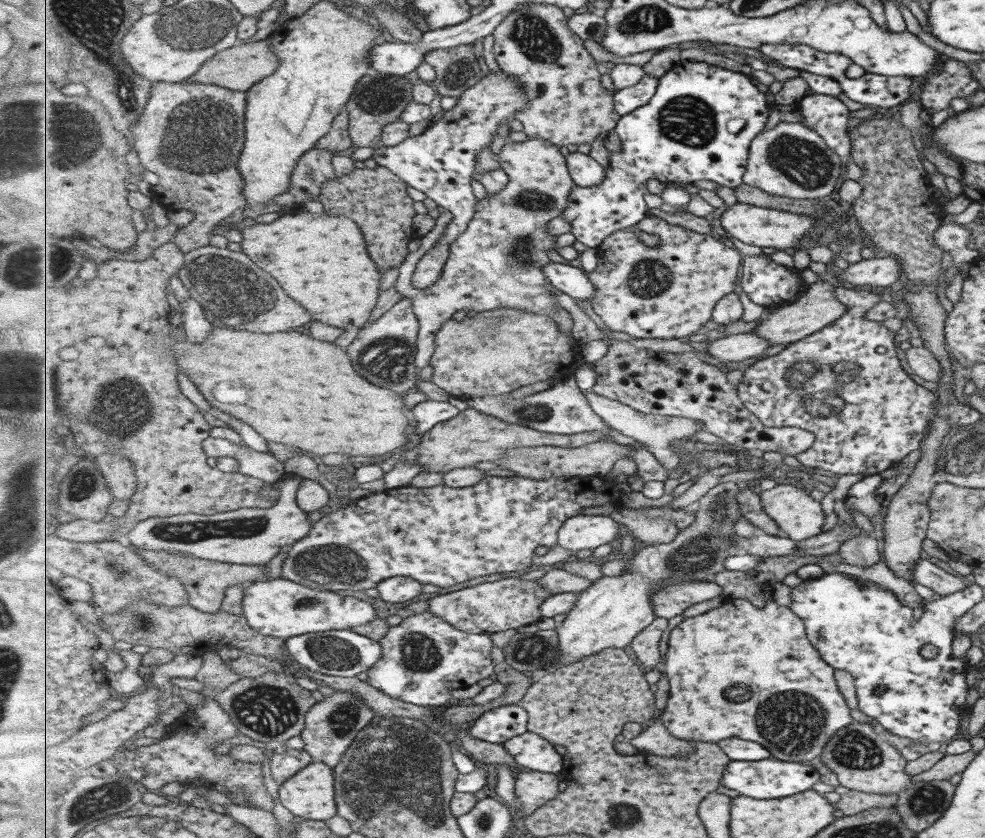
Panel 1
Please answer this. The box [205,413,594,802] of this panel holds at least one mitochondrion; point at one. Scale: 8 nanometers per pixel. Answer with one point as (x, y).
(267, 710)

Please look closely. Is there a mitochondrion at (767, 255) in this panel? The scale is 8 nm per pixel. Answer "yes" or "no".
no

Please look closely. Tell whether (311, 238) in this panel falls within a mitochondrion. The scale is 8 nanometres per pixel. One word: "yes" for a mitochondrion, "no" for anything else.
no

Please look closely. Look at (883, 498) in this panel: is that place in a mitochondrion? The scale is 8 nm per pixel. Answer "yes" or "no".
no

